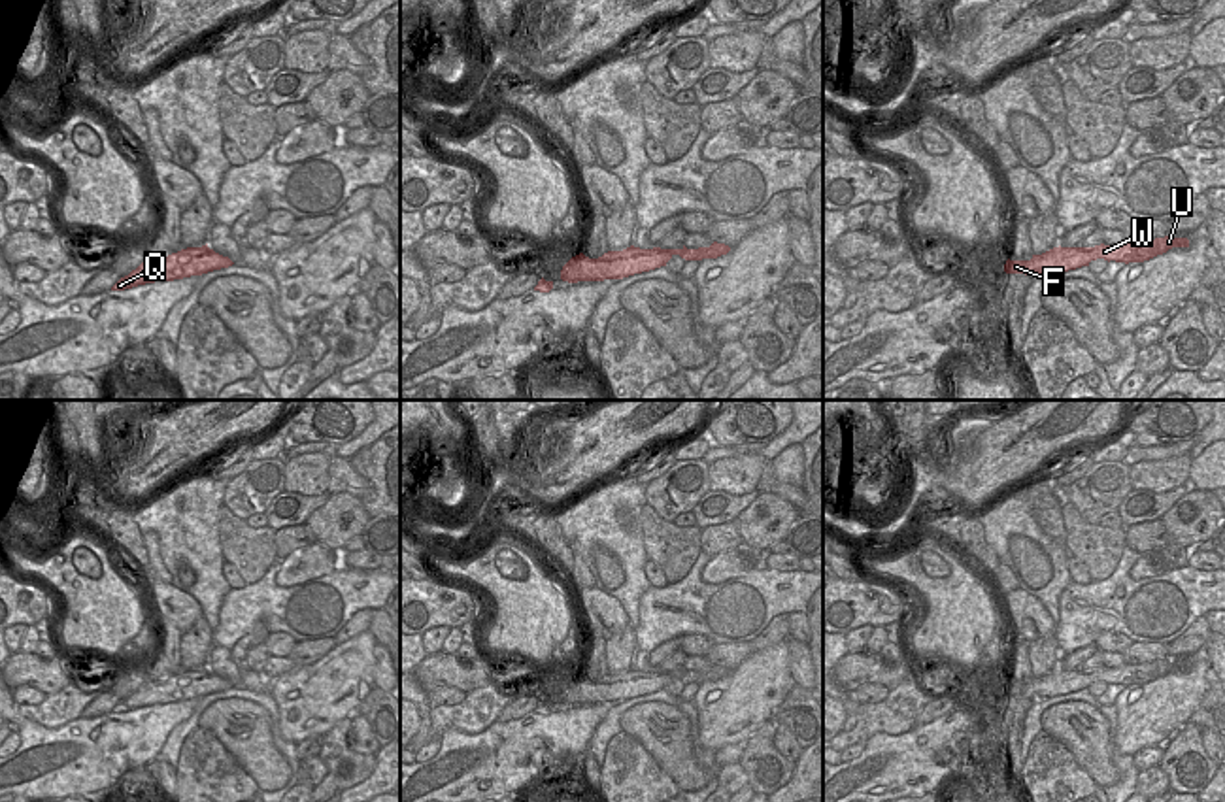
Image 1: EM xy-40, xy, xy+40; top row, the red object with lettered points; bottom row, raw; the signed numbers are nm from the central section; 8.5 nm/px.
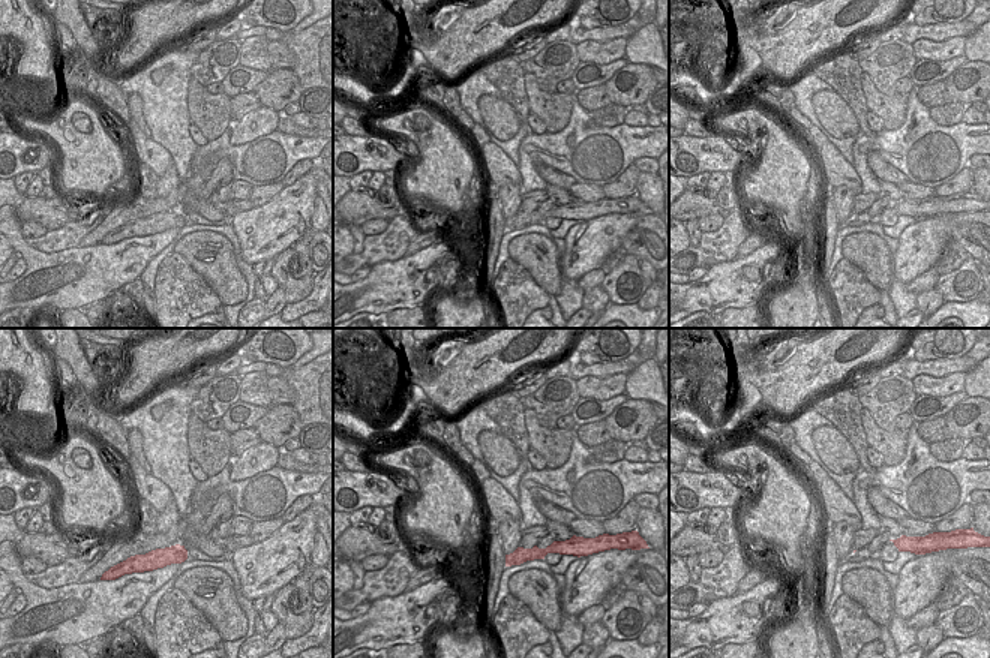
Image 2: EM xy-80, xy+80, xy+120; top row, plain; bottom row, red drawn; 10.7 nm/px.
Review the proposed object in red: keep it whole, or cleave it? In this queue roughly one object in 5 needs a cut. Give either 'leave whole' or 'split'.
leave whole

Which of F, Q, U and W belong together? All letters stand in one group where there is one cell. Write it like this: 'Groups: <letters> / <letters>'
Groups: F Q U W.

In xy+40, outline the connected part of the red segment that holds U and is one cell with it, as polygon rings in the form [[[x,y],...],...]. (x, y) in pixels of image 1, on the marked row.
[[[1155,238],[1144,242],[1123,242],[1119,245],[1095,245],[1095,247],[1053,247],[1042,255],[1032,255],[1031,260],[1006,260],[1006,274],[1025,274],[1032,277],[1053,276],[1082,266],[1089,266],[1091,260],[1104,259],[1116,262],[1144,262],[1157,255],[1166,253],[1172,247],[1189,247],[1187,238]]]

